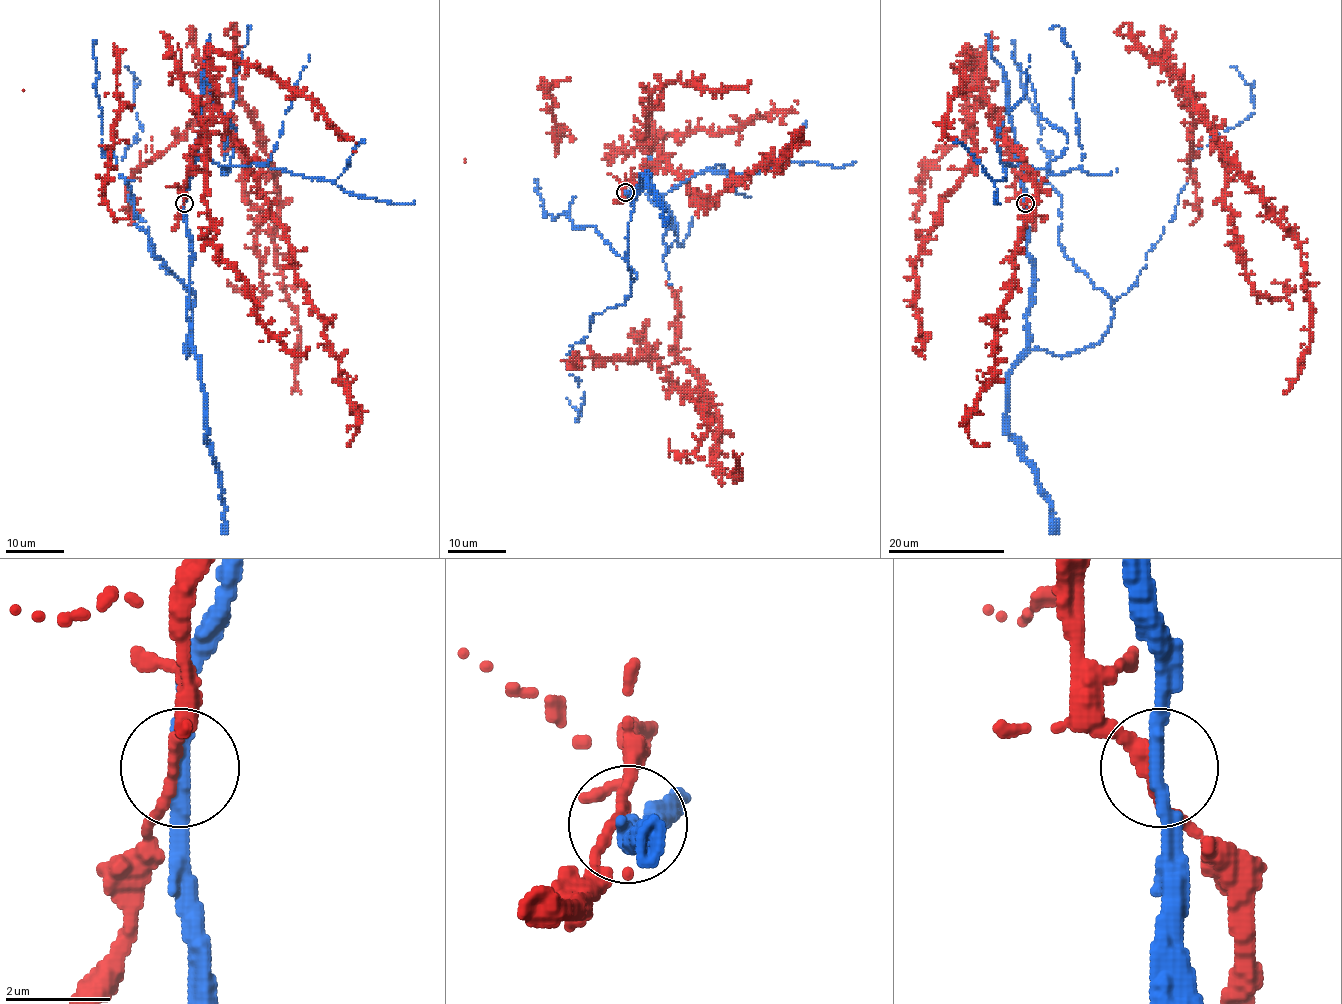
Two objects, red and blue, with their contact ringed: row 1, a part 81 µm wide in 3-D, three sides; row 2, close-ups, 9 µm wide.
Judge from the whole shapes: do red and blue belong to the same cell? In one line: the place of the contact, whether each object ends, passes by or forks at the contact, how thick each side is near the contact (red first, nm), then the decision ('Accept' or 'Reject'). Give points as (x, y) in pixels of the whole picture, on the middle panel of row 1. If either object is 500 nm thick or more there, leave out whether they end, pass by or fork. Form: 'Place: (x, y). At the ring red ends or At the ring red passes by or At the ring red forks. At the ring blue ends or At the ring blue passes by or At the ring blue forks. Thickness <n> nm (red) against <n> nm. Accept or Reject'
Place: (625, 192). At the ring red passes by. At the ring blue passes by. Thickness 240 nm (red) against 320 nm. Accept

